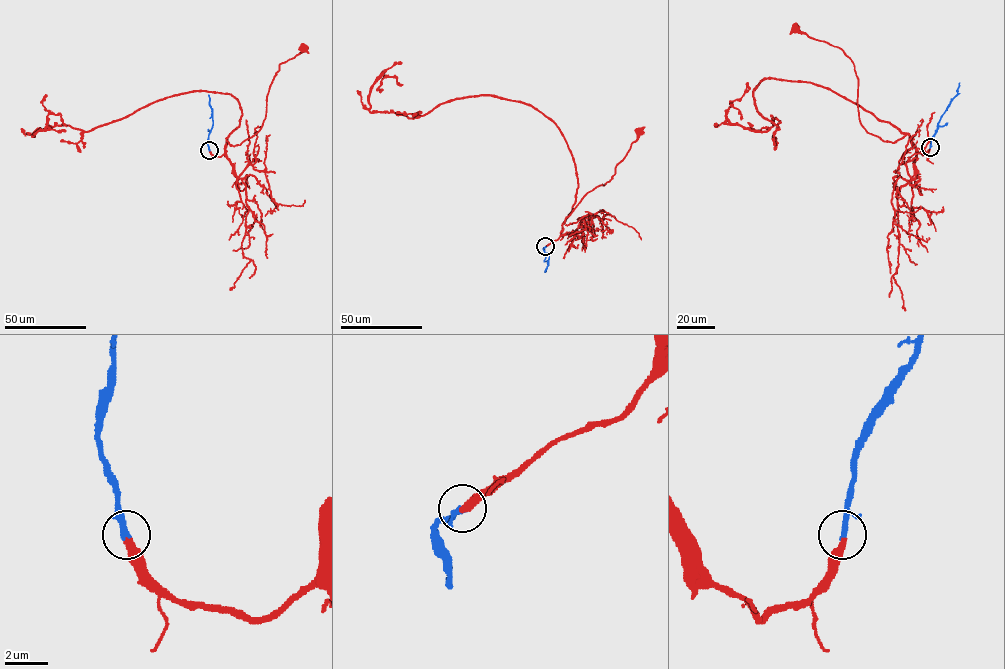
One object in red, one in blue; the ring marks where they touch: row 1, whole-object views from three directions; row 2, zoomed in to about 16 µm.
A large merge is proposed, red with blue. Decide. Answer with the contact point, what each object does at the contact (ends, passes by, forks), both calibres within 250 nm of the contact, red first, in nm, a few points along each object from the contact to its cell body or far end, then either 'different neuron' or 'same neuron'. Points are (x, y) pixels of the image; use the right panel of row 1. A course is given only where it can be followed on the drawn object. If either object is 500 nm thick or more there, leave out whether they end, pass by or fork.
(930, 147) | red ends | blue ends | 340/280 nm | red via (930, 148), (923, 155), (907, 134), (892, 143), (868, 133), (859, 119), (852, 61), (838, 47), (794, 29) | blue via (930, 147), (941, 116), (957, 93), (959, 83) | same neuron

